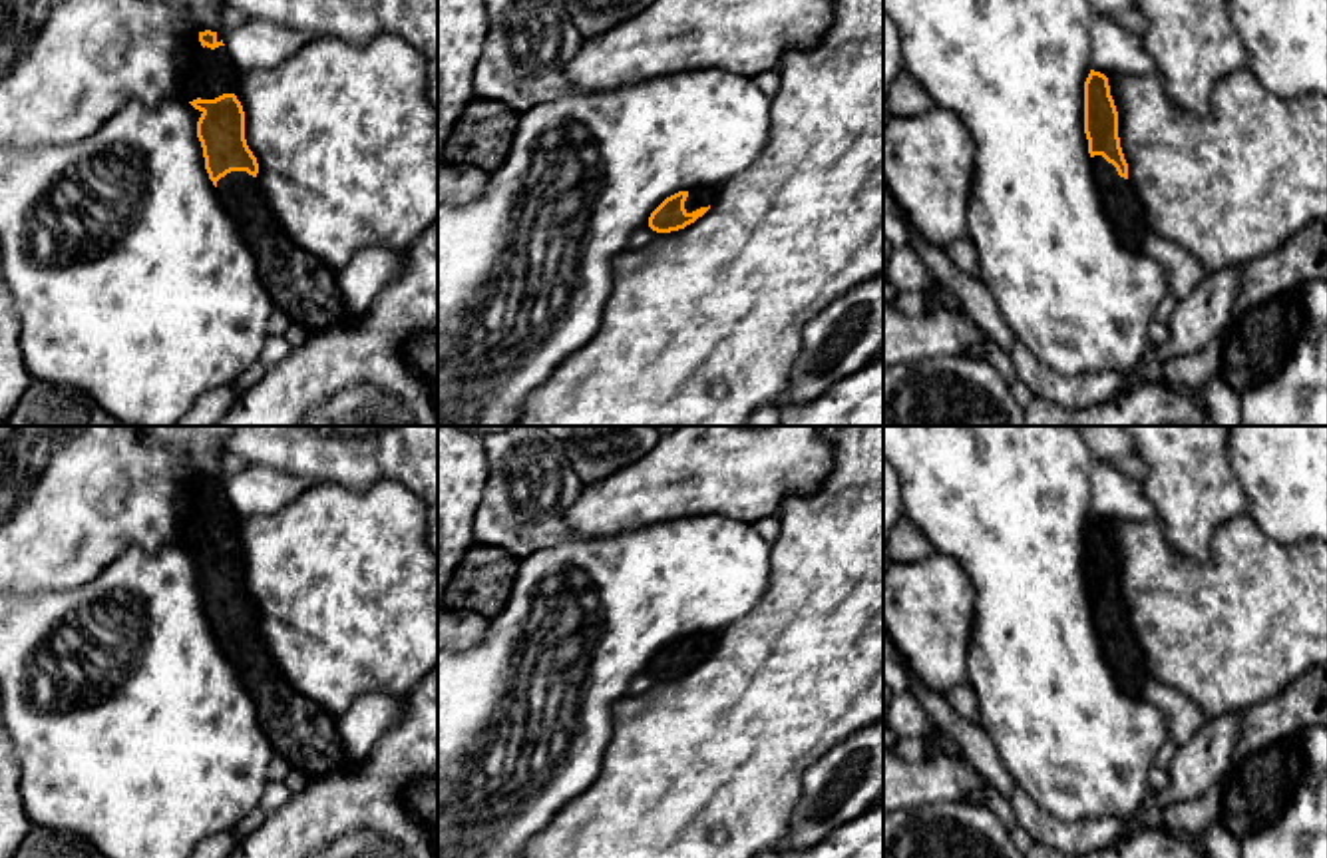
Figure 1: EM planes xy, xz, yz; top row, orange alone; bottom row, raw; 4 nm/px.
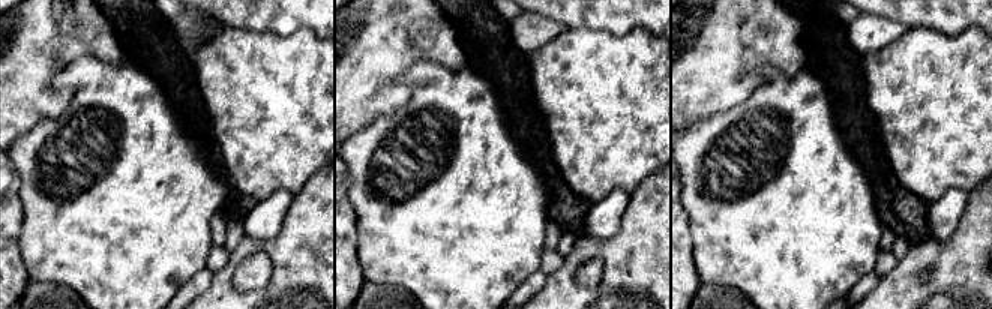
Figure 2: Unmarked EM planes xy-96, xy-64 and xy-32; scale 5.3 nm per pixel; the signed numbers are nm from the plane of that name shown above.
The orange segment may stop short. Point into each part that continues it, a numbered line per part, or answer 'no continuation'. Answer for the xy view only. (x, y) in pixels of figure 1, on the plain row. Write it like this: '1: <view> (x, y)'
1: xy (211, 518)
2: xy (305, 733)

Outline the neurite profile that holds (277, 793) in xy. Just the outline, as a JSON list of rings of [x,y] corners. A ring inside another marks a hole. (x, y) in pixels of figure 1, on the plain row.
[[[269,782],[267,790],[261,796],[261,808],[271,814],[273,810],[281,808],[292,792],[286,788],[284,782]]]

